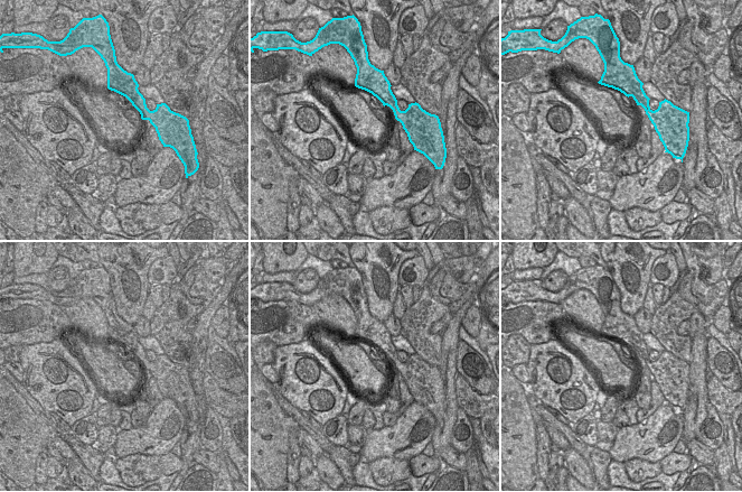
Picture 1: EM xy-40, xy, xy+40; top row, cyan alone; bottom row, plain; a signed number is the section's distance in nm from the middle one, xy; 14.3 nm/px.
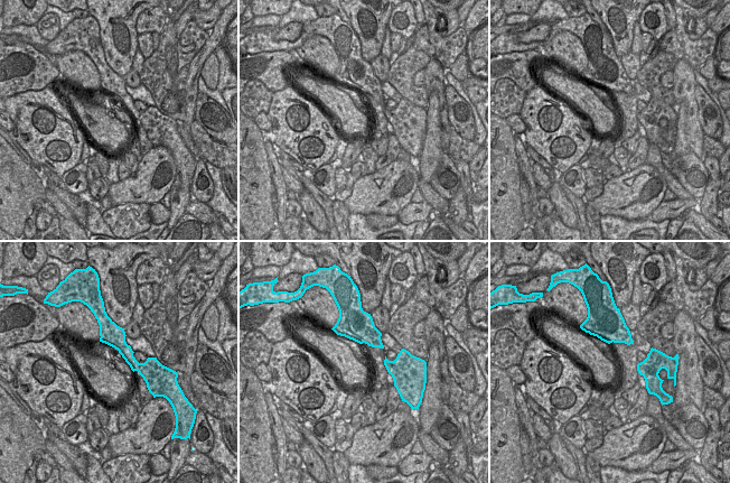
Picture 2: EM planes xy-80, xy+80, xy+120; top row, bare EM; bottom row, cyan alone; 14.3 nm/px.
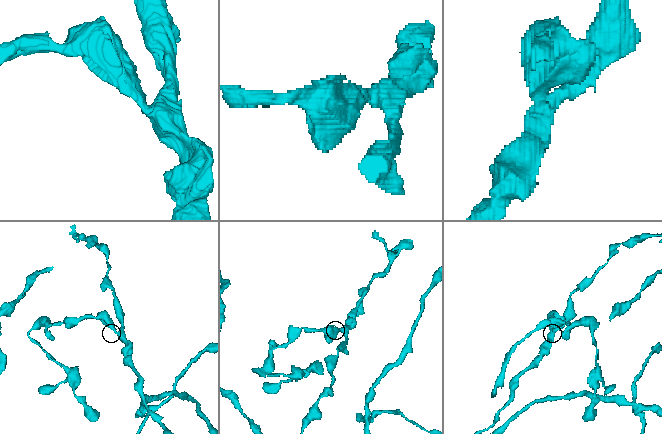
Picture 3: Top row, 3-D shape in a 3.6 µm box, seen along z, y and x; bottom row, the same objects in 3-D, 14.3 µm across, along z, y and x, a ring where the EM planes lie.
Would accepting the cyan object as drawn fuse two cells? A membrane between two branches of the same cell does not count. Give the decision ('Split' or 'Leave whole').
Leave whole

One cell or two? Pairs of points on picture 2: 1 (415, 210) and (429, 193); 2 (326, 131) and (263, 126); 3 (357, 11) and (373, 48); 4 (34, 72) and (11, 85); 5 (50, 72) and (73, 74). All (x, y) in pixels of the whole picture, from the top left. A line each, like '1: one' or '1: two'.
1: two
2: two
3: one
4: one
5: two

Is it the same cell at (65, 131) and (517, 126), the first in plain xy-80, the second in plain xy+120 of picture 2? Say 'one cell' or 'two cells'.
two cells

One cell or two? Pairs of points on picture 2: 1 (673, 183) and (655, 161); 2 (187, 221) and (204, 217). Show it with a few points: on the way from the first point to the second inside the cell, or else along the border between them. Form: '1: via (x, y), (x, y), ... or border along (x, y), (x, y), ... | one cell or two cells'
1: via (668, 177), (660, 167) | one cell
2: border along (186, 212), (207, 225) | two cells

